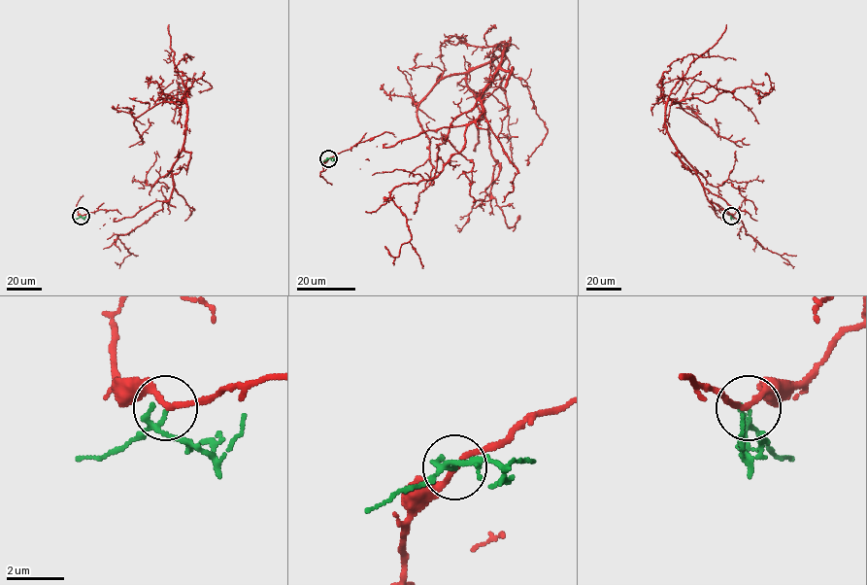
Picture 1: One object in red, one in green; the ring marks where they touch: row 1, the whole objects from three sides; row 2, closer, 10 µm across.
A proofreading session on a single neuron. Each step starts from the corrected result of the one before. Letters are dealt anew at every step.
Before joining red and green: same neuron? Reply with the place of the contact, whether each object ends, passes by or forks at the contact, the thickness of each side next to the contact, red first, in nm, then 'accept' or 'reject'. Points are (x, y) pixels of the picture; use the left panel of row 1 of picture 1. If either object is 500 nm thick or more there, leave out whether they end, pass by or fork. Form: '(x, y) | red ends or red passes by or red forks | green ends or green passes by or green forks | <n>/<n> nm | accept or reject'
(81, 216) | red passes by | green forks | 190/120 nm | reject

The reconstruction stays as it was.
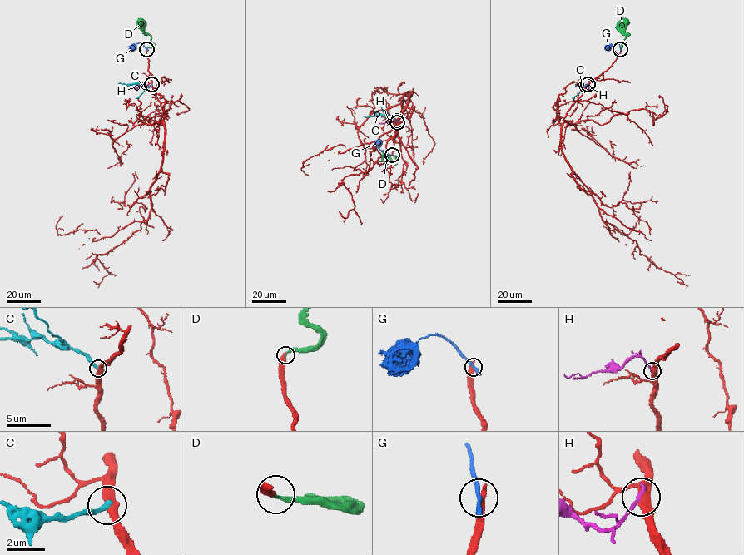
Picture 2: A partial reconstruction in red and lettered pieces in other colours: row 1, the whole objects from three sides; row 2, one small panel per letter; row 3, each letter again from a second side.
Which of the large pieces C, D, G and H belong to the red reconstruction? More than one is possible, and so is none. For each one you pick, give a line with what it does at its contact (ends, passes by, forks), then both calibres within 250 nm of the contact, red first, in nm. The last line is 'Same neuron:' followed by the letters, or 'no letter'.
D: it ends there; 320 nm thick on the red side, 200 nm on the other
Same neuron: D

